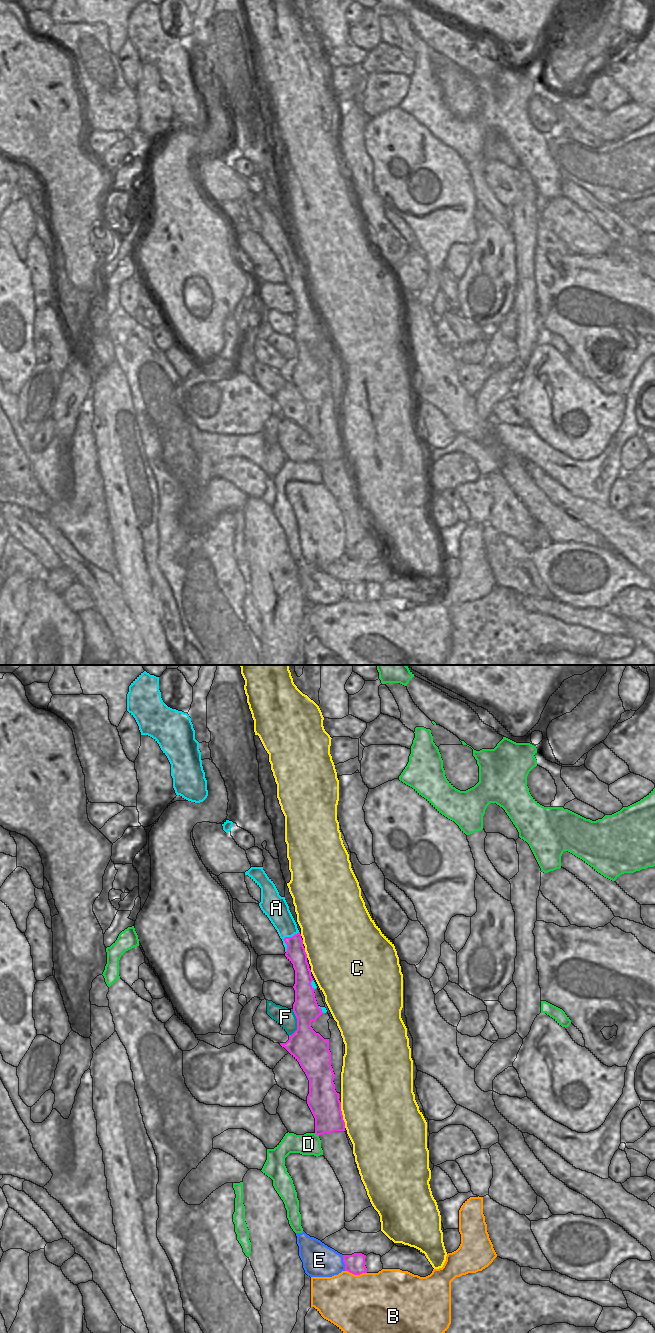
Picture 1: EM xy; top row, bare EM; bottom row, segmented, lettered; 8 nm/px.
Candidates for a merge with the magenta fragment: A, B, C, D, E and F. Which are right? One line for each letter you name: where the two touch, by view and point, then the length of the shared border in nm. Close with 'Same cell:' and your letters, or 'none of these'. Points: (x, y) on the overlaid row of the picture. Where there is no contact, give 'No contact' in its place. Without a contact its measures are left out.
A: Touches magenta at xy (285, 937). Shared border 200 nm
Same cell: A.

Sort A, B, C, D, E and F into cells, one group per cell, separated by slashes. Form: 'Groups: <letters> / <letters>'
Groups: A / B / C / D / E / F.

